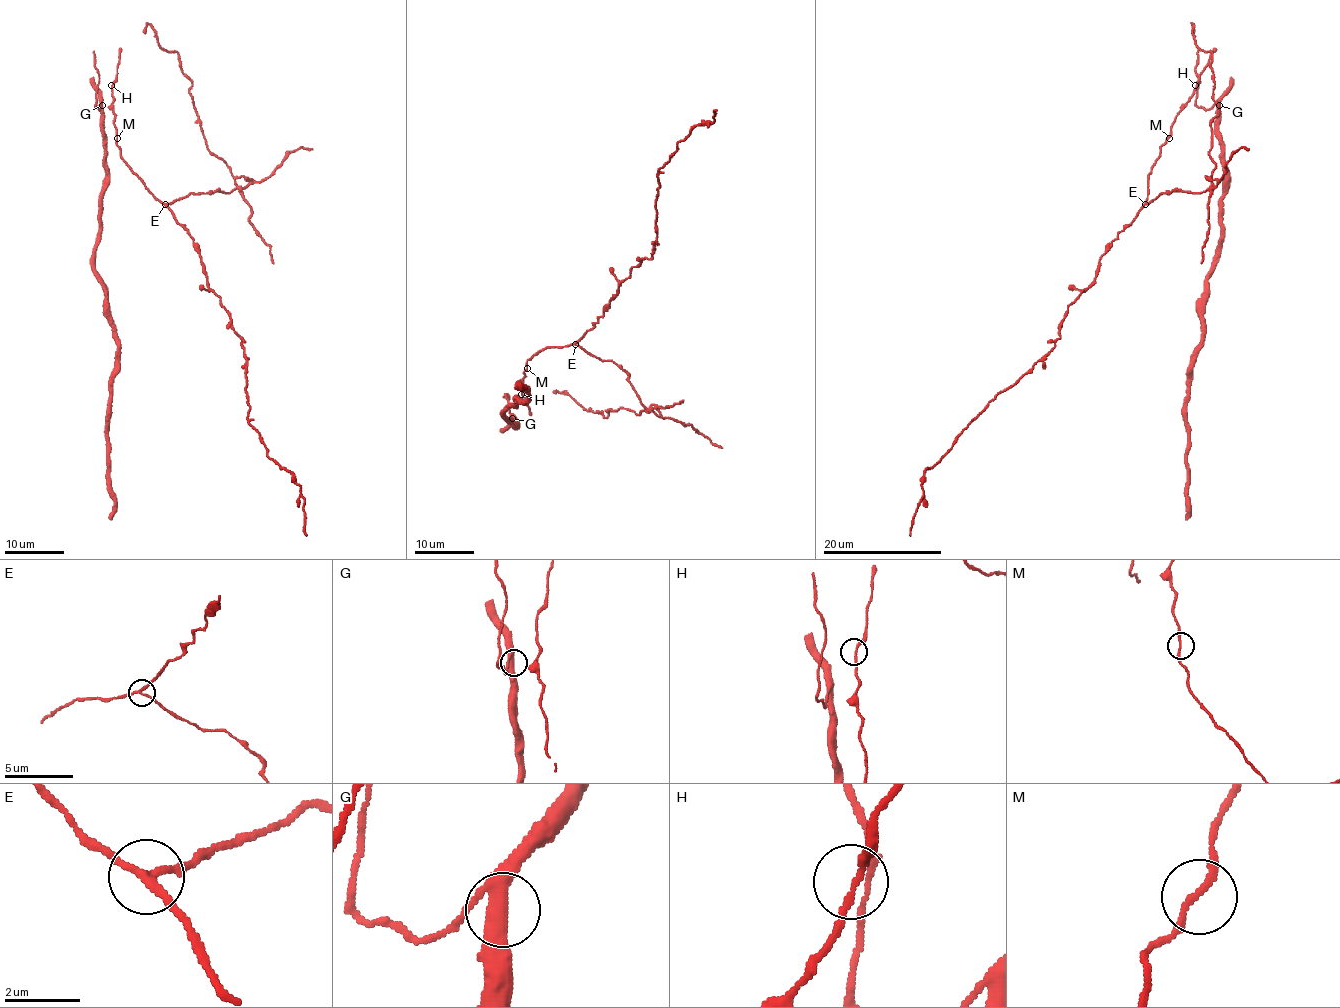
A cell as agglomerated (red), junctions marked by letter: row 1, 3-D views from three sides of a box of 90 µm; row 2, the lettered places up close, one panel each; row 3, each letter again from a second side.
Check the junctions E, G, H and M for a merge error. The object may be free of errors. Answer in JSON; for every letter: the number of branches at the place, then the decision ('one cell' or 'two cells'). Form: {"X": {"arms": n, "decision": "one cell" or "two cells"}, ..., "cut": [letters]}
{"E": {"arms": 3, "decision": "two cells"}, "G": {"arms": 3, "decision": "one cell"}, "H": {"arms": 2, "decision": "one cell"}, "M": {"arms": 2, "decision": "one cell"}, "cut": ["E"]}

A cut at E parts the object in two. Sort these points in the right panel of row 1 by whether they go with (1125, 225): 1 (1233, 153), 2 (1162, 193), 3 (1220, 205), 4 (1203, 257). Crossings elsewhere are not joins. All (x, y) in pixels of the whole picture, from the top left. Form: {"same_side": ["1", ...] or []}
{"same_side": ["3"]}

